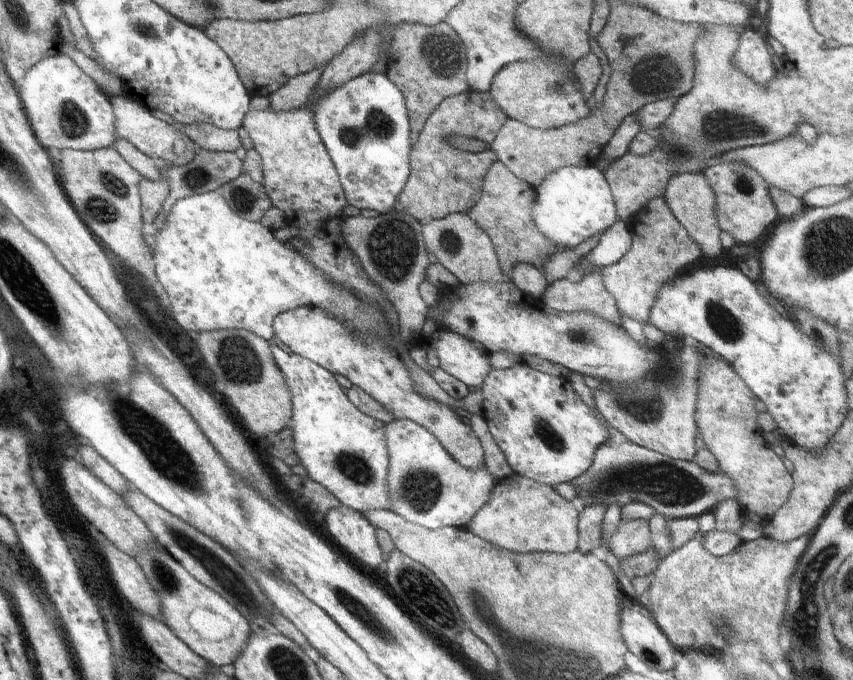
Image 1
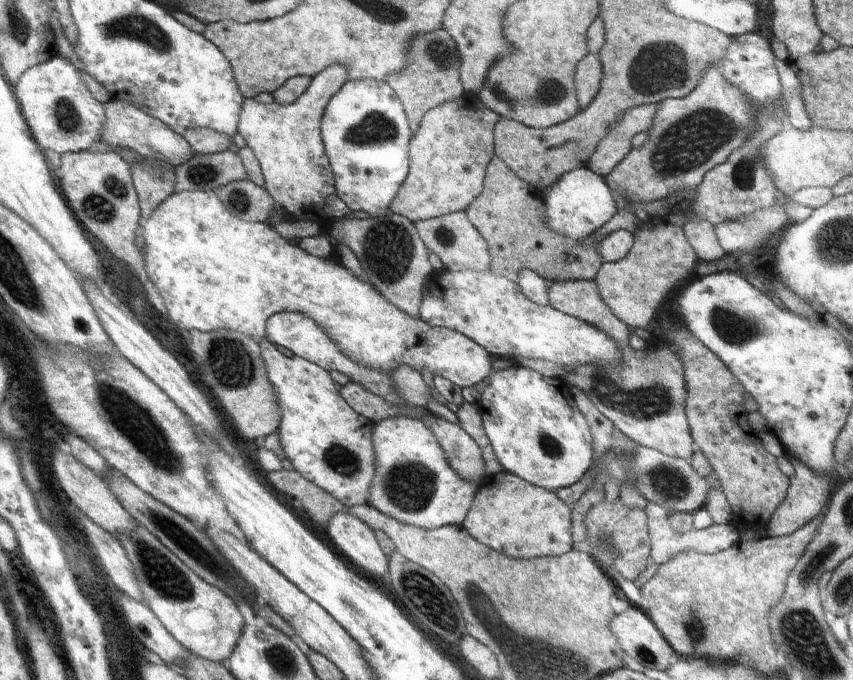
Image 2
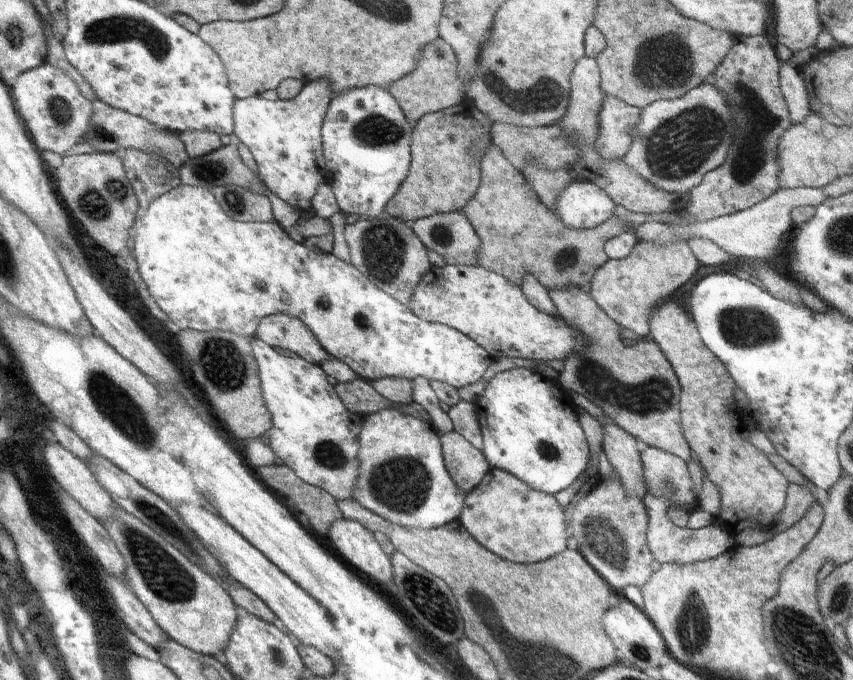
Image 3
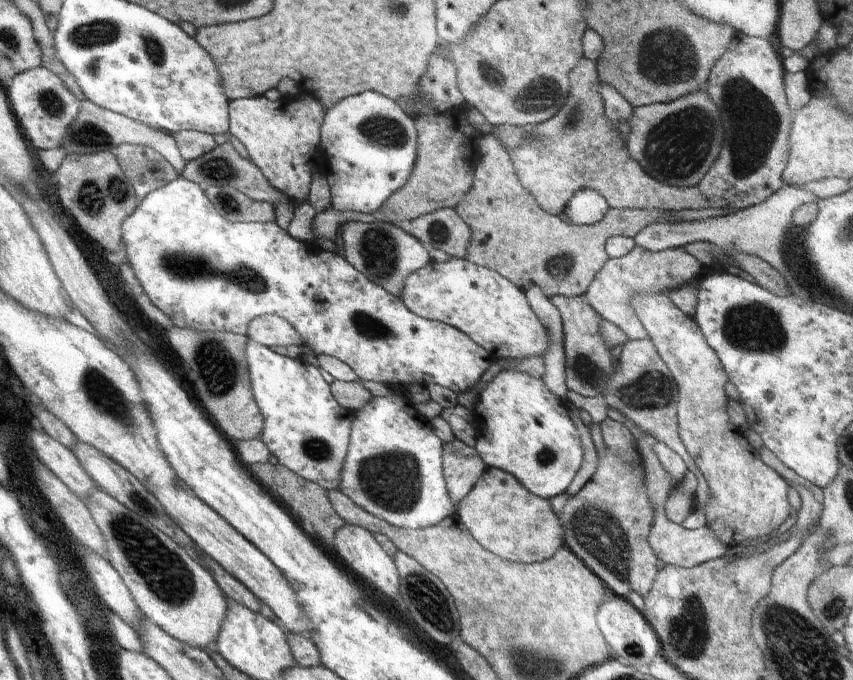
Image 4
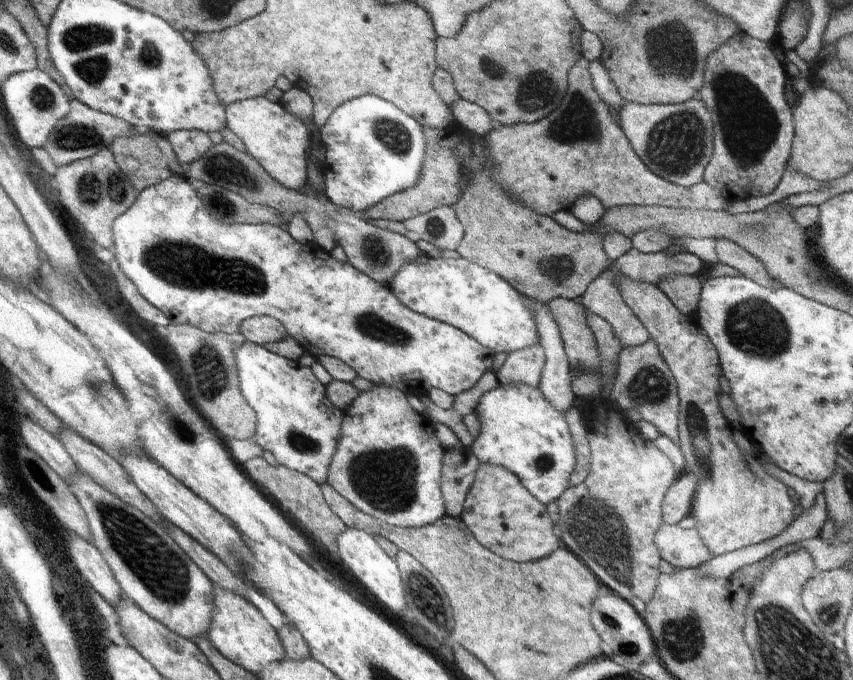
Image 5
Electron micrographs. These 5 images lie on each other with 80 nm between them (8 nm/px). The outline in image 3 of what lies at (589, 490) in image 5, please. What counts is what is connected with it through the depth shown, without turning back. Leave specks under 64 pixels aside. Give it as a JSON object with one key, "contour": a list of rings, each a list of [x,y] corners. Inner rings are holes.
{"contour":[[[612,473],[612,481],[605,483],[599,475],[591,482],[592,491],[584,500],[582,500],[572,512],[572,518],[566,517],[567,531],[570,537],[578,542],[578,551],[592,565],[592,568],[609,584],[612,588],[622,594],[622,590],[626,586],[636,586],[640,588],[646,584],[652,576],[652,568],[650,564],[654,560],[652,552],[649,551],[647,545],[647,526],[649,516],[642,500],[638,497],[631,497],[626,494],[624,487],[620,484],[619,478]]]}

